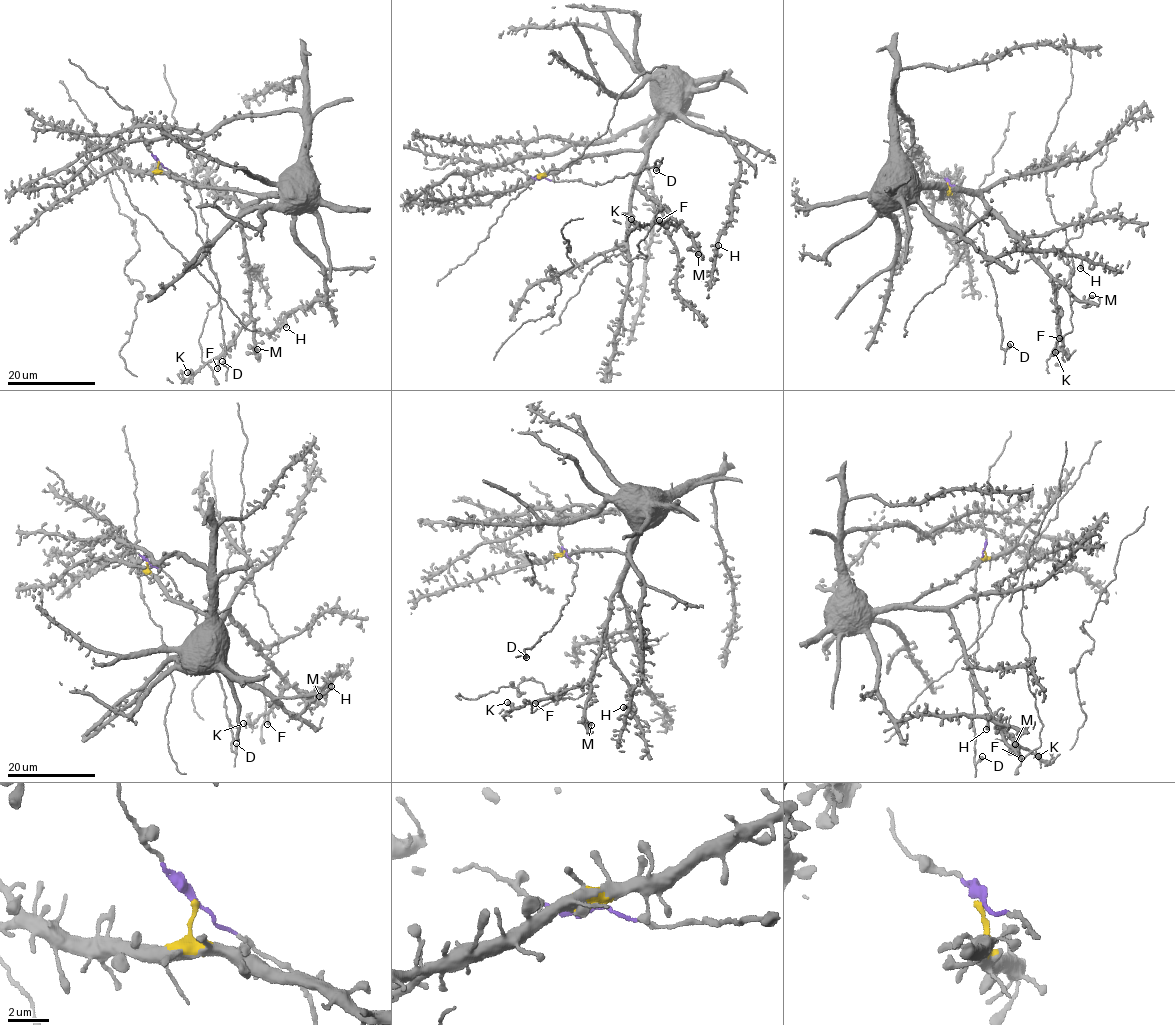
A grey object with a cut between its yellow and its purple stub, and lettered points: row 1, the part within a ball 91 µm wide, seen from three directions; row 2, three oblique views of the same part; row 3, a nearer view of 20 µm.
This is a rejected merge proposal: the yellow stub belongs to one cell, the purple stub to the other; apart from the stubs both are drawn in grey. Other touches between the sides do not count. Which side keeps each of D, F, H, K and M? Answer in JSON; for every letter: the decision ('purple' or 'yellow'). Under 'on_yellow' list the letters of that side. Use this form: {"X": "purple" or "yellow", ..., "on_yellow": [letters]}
{"D": "purple", "F": "yellow", "H": "yellow", "K": "yellow", "M": "yellow", "on_yellow": ["F", "H", "K", "M"]}

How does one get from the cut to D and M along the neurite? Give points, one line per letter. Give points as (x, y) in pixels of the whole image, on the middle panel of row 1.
D: (540, 178), (558, 182), (579, 179), (596, 185), (597, 182), (638, 174), (657, 160), (660, 164), (655, 171)
M: (540, 177), (581, 158), (642, 151), (645, 161), (636, 186), (683, 228), (698, 255)

